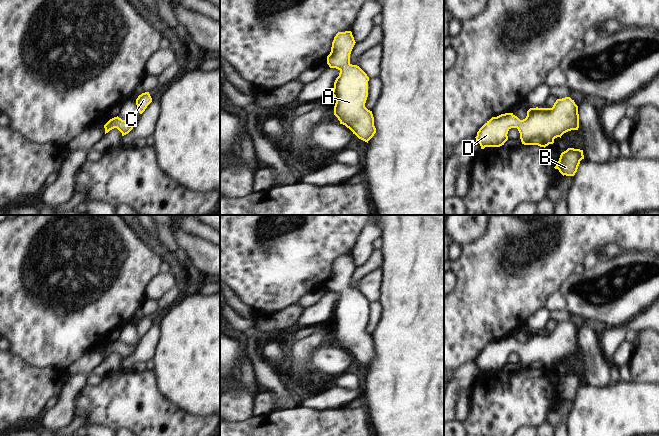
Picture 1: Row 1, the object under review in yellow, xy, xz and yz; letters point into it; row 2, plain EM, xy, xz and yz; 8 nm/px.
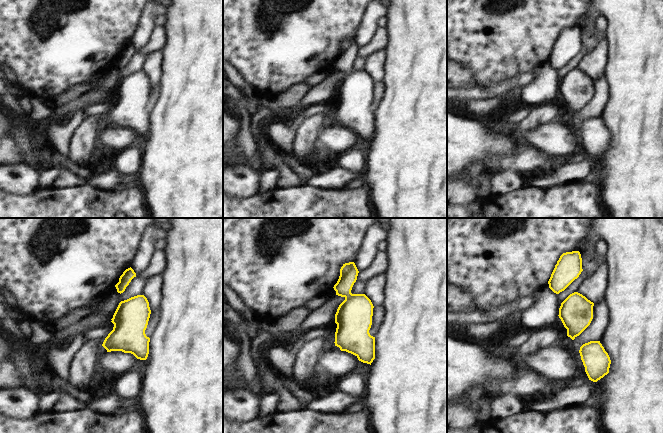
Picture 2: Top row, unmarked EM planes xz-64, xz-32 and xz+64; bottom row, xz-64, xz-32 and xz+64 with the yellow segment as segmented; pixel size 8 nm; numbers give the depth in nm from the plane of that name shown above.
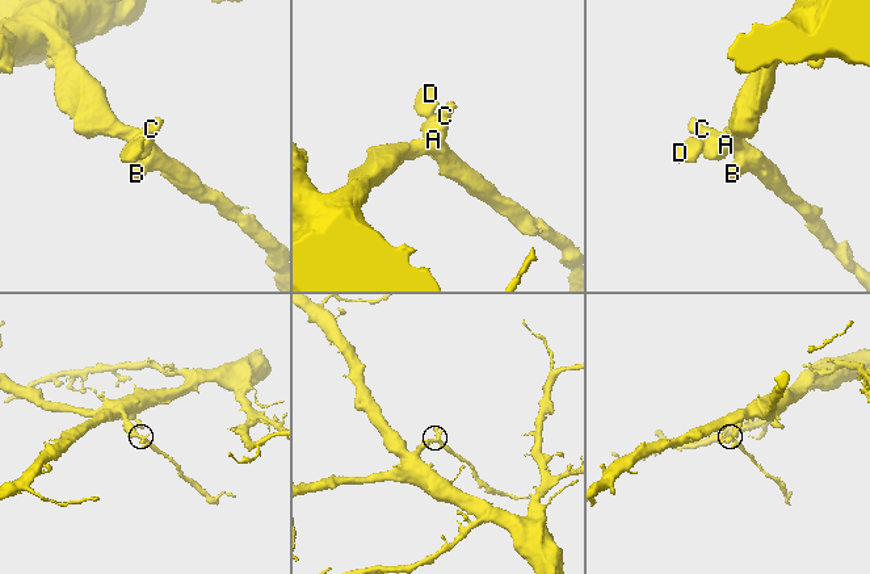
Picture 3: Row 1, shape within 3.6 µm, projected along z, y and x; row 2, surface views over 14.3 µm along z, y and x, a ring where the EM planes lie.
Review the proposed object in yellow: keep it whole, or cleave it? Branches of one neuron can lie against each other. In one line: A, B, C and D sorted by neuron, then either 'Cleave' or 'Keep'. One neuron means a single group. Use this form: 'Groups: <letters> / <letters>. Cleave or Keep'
Groups: A B C D. Keep

